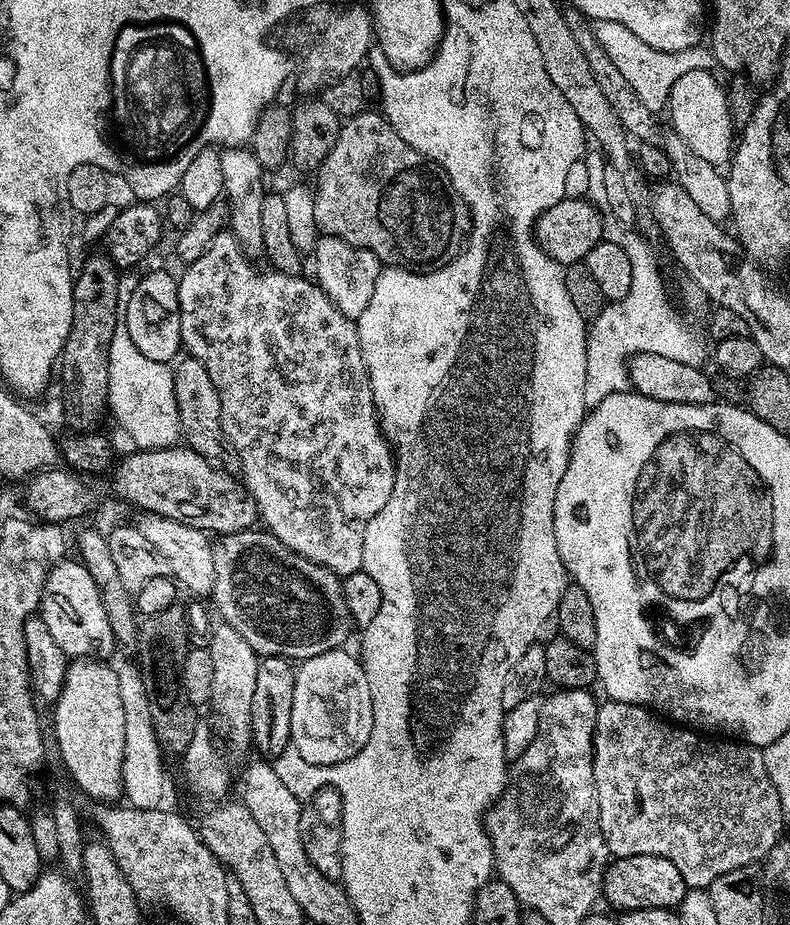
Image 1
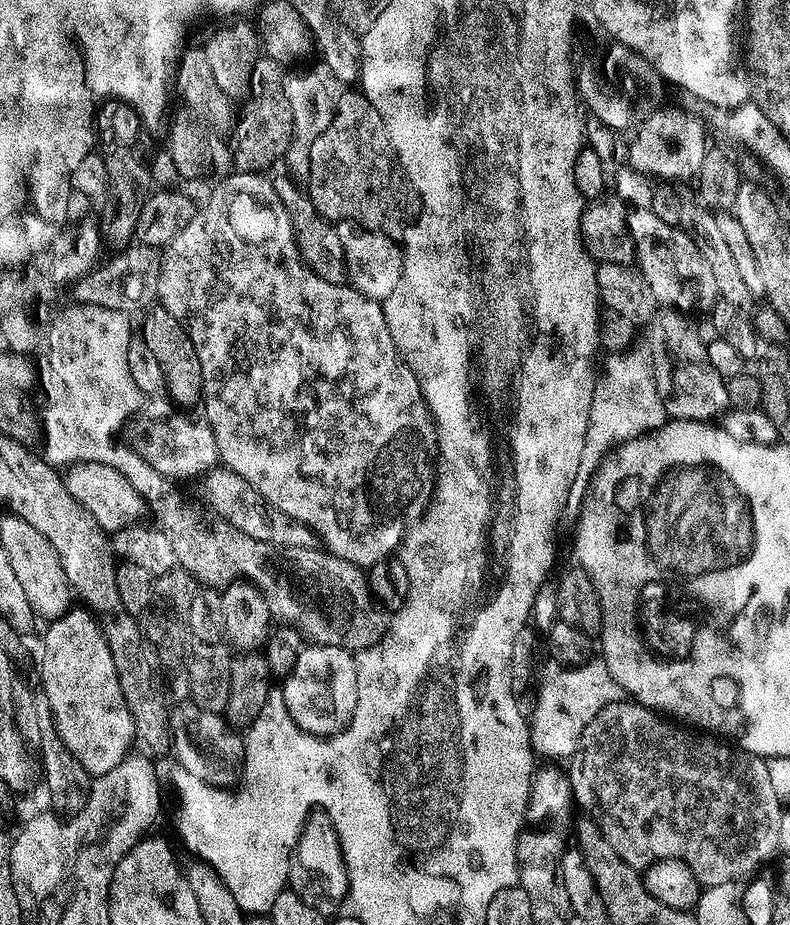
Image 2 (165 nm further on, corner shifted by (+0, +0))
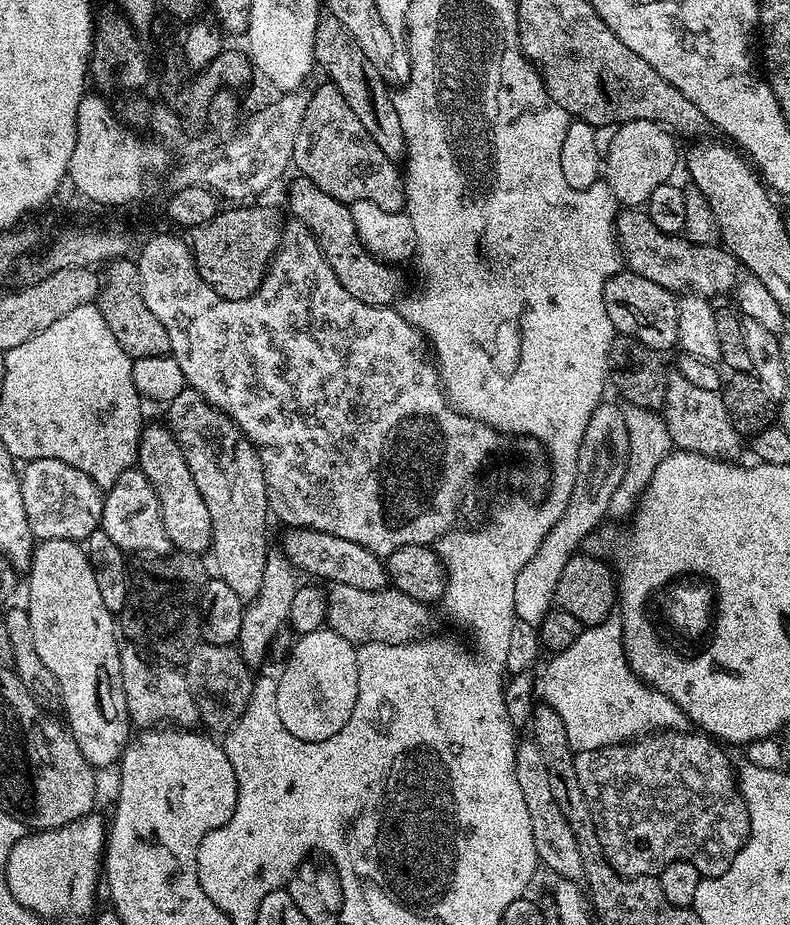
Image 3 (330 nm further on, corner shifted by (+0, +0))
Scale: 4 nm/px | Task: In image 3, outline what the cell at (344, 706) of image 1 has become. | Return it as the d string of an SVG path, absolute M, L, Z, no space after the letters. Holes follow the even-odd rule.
M325 626L297 635L283 664L280 681L274 684L282 726L294 738L303 740L325 740L338 734L358 698L356 648L342 634L334 634L332 628Z

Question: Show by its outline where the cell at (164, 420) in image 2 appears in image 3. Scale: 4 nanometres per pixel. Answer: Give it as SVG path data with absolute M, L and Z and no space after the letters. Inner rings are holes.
M185 387L184 392L178 394L178 398L167 404L166 412L168 412L166 427L174 434L186 458L186 466L190 474L194 474L194 483L202 494L202 502L206 502L206 510L210 510L212 523L210 557L212 556L213 562L216 563L215 575L222 582L226 582L226 586L230 586L230 590L234 590L238 598L249 602L255 598L262 586L262 570L266 570L266 558L270 551L268 545L270 509L260 453L228 415L210 402L199 399L196 391L190 387Z

